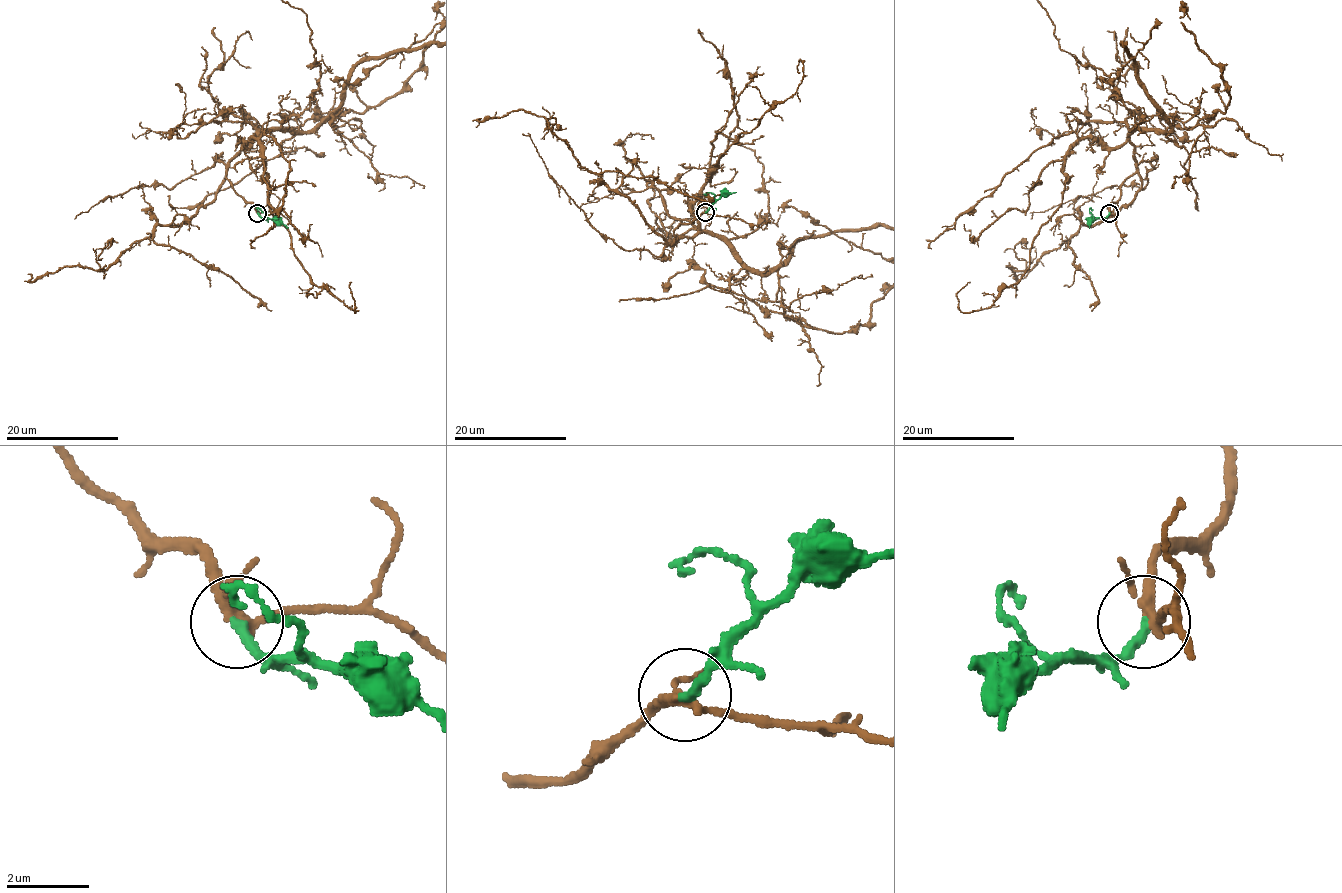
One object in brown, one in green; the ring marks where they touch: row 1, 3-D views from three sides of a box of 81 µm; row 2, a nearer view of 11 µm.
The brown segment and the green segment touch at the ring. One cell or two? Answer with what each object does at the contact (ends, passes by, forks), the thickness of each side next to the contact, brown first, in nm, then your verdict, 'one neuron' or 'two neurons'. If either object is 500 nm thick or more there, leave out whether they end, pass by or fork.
brown forks; green ends; calibres 200 and 260 nm; one neuron

